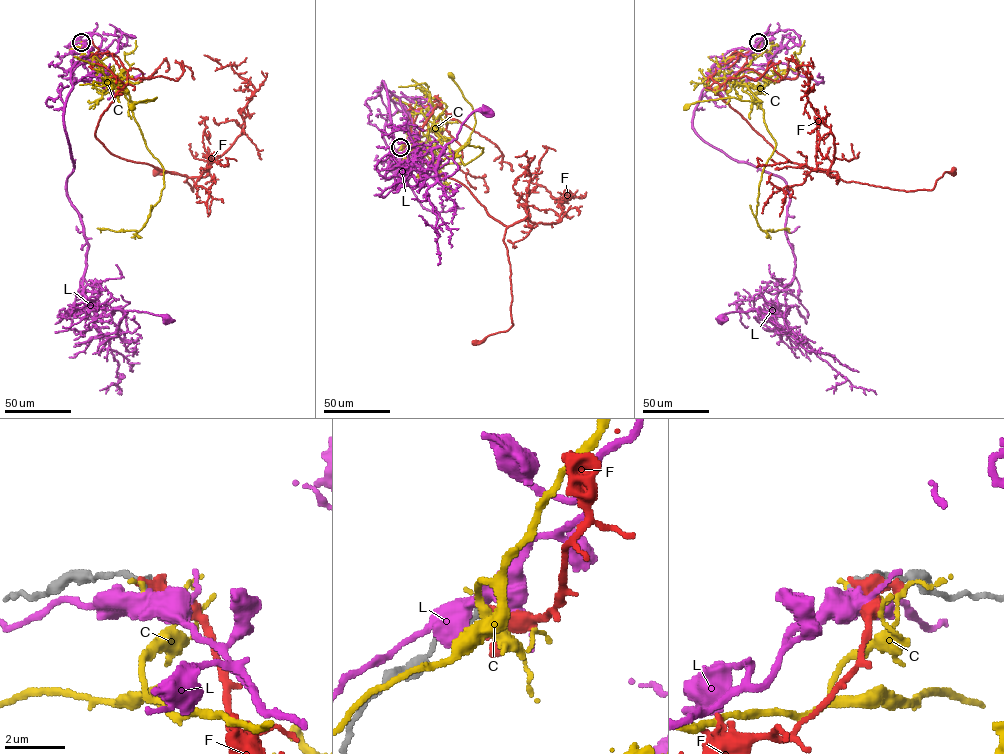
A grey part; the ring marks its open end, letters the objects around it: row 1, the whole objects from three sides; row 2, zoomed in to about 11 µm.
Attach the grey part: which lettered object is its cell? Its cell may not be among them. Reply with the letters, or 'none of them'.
none of them

